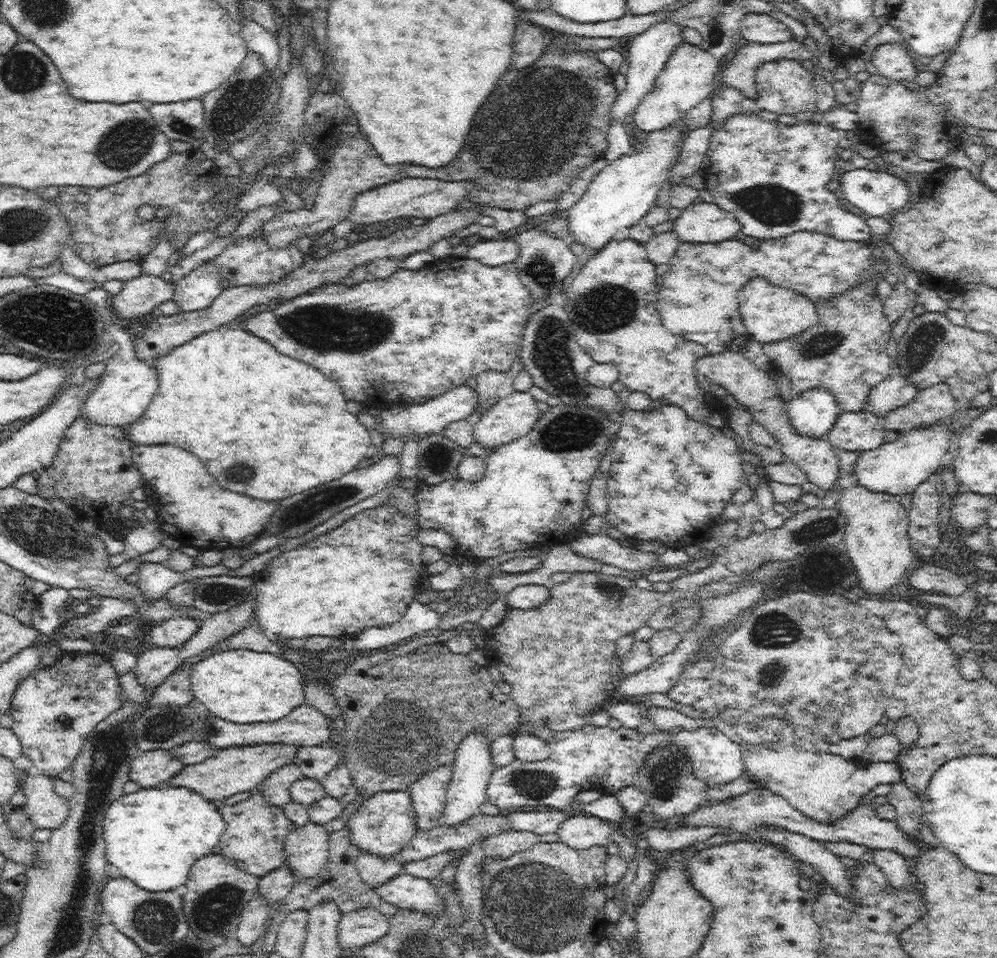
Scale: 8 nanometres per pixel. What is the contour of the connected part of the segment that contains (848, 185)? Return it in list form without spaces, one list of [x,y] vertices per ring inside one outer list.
[[[865,168],[845,172],[839,178],[840,190],[848,205],[858,207],[862,212],[872,217],[883,217],[905,209],[910,200],[910,187],[902,177],[889,174],[887,170],[873,171]]]

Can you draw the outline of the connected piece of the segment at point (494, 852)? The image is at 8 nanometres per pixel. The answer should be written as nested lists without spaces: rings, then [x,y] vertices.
[[[506,830],[498,836],[490,837],[486,840],[486,855],[500,857],[506,860],[514,853],[531,849],[534,845],[540,844],[539,835],[534,832],[522,832]]]

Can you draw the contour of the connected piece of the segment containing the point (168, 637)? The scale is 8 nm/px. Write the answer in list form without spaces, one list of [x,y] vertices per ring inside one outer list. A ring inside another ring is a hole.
[[[179,616],[152,624],[147,628],[148,637],[158,647],[181,647],[201,627],[194,618]]]

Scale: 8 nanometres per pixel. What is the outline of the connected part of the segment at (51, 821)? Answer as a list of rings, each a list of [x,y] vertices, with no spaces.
[[[28,771],[21,786],[26,812],[36,829],[54,830],[66,822],[70,812],[69,801],[56,794],[51,777]]]

